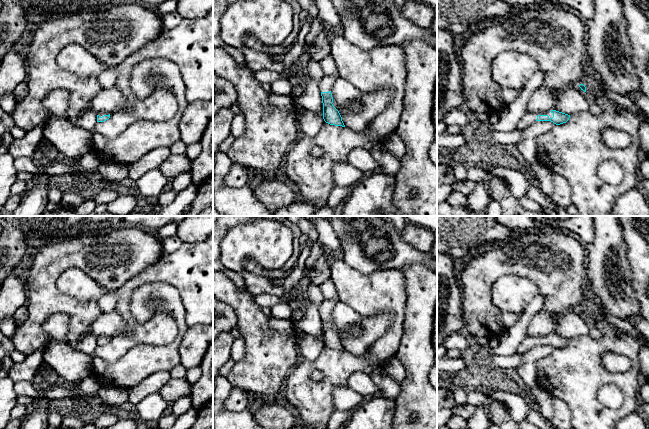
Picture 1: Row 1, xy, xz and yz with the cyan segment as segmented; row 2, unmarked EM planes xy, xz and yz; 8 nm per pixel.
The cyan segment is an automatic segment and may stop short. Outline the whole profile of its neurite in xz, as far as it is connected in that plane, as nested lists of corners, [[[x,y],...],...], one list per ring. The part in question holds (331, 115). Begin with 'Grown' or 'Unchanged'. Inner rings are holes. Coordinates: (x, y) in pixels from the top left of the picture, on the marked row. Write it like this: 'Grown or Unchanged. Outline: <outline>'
Grown. Outline: [[[338,72],[334,75],[324,75],[319,82],[319,89],[323,103],[323,119],[326,123],[335,126],[345,127],[339,111],[333,106],[333,97],[331,89],[334,81],[339,78]]]

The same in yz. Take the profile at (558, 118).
Grown. Outline: [[[556,110],[538,113],[526,112],[518,122],[516,129],[523,130],[526,127],[530,126],[531,124],[535,123],[536,121],[551,121],[556,125],[560,125],[566,123],[569,120],[569,118],[570,115]]]

